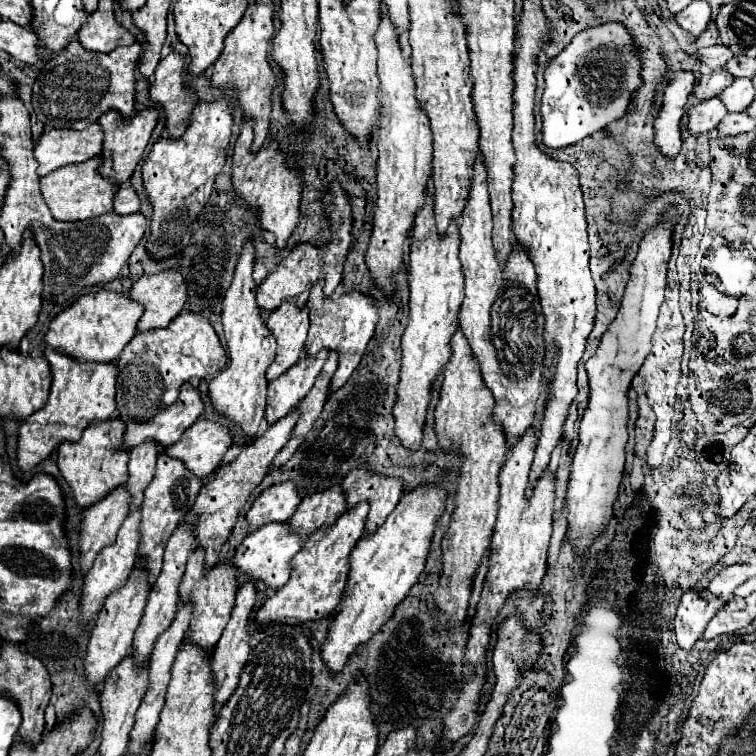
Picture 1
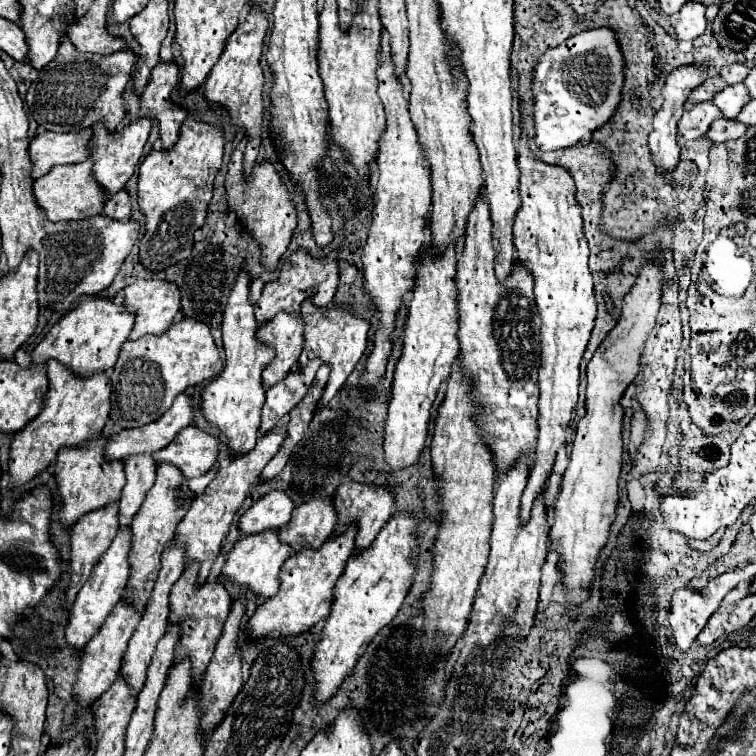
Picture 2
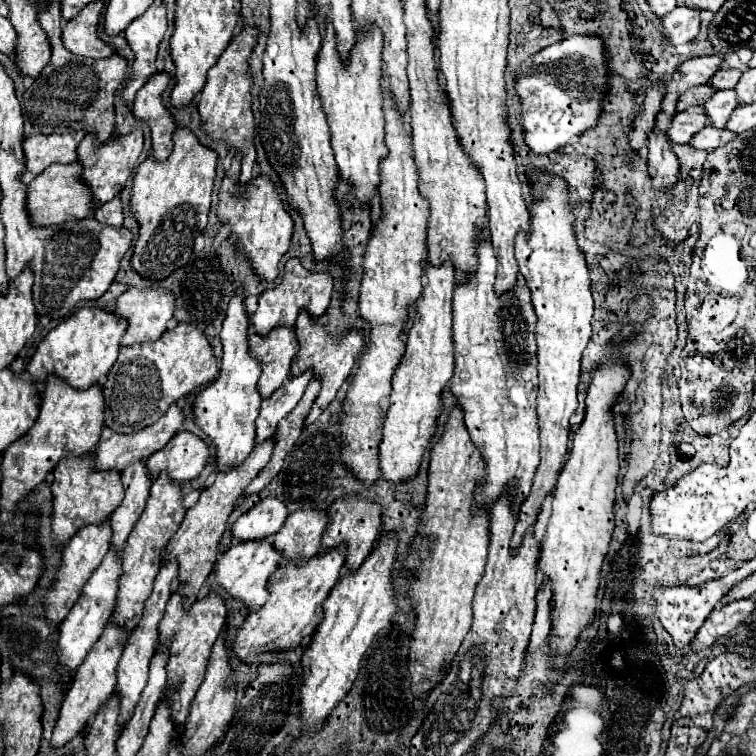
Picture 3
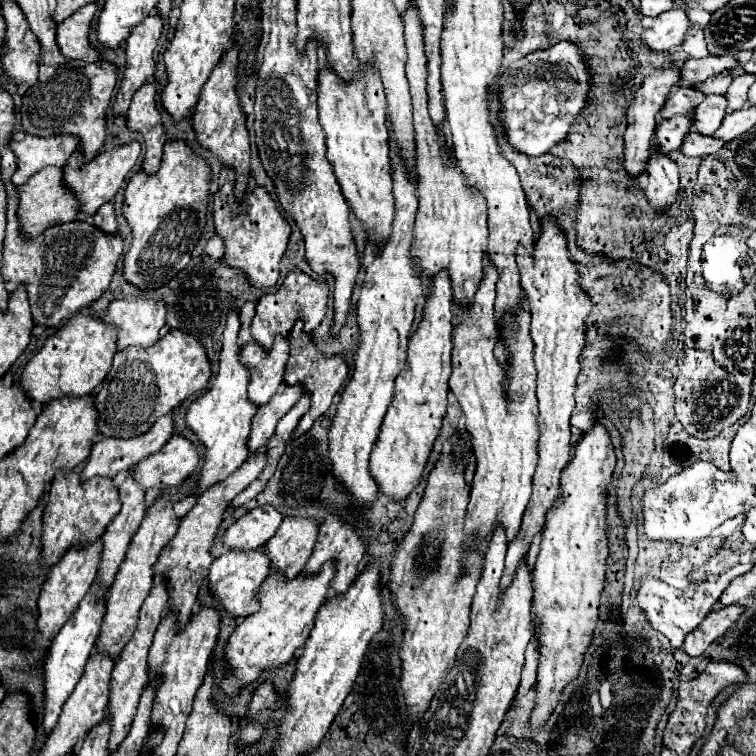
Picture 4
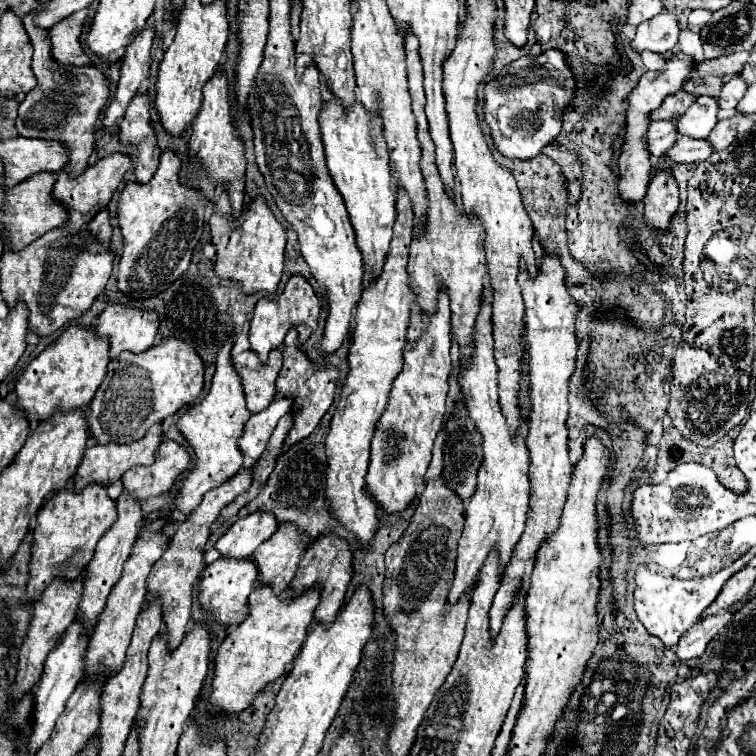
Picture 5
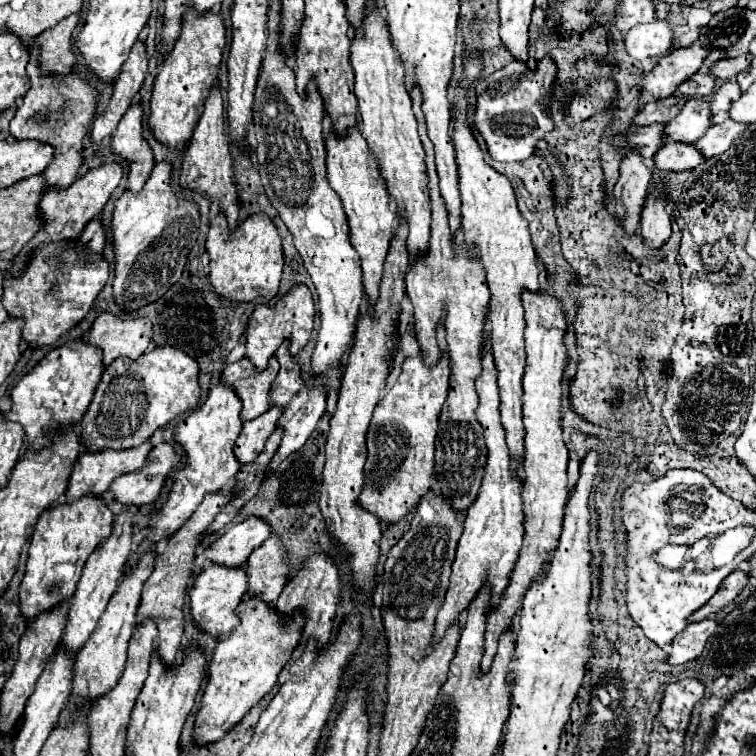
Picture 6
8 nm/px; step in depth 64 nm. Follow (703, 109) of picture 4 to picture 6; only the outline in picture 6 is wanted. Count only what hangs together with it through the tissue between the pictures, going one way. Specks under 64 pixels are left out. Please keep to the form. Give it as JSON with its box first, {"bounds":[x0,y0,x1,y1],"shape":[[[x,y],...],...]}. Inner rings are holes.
{"bounds":[666,98,710,144],"shape":[[[698,98],[686,100],[680,114],[666,124],[666,140],[692,144],[710,128],[710,104]]]}

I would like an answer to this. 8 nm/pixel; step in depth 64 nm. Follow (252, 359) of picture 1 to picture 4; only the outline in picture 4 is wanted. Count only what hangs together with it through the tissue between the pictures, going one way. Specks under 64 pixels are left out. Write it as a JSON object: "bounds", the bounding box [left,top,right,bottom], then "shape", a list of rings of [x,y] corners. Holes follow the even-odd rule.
{"bounds":[186,312,258,496],"shape":[[[230,312],[226,330],[222,336],[222,350],[220,350],[220,362],[218,362],[218,374],[212,384],[212,388],[202,394],[198,400],[194,400],[186,412],[186,426],[196,434],[196,438],[204,446],[204,466],[198,470],[196,484],[192,486],[190,494],[198,496],[216,482],[222,482],[228,478],[242,462],[248,458],[248,434],[250,434],[250,420],[256,414],[258,406],[254,406],[248,400],[246,388],[250,382],[250,374],[240,364],[240,346],[238,346],[238,332],[240,332],[240,318],[236,312]]]}

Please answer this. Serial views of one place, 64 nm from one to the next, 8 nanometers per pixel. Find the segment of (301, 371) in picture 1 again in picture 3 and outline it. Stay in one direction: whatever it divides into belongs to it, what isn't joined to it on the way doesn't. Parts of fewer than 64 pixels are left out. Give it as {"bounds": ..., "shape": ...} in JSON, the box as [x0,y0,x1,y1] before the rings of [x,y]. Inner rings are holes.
{"bounds":[256,372,312,444],"shape":[[[304,372],[298,378],[288,378],[288,384],[284,384],[280,390],[276,390],[270,398],[262,402],[256,420],[256,444],[274,436],[278,422],[298,404],[310,380],[312,380],[310,372]]]}

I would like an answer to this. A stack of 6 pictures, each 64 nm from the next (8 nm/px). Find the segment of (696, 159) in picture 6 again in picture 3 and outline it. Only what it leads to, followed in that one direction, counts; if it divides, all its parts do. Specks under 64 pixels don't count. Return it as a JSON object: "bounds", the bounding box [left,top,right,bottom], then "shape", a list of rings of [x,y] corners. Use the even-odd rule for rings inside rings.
{"bounds":[690,128,736,152],"shape":[[[702,128],[702,132],[694,134],[694,138],[690,140],[690,146],[692,146],[694,150],[712,152],[712,150],[724,146],[726,142],[734,140],[734,138],[736,138],[736,134],[728,132],[726,128],[720,128],[720,130],[718,130],[718,128]]]}

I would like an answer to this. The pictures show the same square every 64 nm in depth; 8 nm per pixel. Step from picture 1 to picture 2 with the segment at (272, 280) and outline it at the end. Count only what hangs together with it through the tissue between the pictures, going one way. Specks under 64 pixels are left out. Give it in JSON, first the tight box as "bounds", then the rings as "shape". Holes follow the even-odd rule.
{"bounds":[256,250,338,324],"shape":[[[296,250],[286,258],[280,270],[280,278],[272,284],[266,284],[262,290],[262,296],[258,300],[256,310],[256,322],[266,324],[270,322],[280,310],[288,312],[290,316],[298,316],[300,304],[304,300],[310,300],[318,308],[326,308],[336,292],[338,286],[338,264],[336,264],[336,252],[332,252],[328,258],[316,262],[312,256],[308,256],[304,250]]]}

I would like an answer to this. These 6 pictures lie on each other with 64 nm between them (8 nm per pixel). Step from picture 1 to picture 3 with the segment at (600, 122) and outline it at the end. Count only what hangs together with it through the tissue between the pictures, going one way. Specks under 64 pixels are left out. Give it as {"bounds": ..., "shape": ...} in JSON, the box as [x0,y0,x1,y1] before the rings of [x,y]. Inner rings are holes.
{"bounds":[514,36,606,152],"shape":[[[566,36],[518,66],[514,72],[514,88],[520,98],[518,124],[530,152],[554,152],[598,122],[606,74],[606,48],[598,36]]]}

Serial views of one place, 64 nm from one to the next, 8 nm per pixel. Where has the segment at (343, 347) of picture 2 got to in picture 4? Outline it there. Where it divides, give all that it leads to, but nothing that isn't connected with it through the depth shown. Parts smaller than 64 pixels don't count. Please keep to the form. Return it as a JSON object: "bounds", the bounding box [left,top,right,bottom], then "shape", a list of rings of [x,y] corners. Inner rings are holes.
{"bounds":[284,322,348,438],"shape":[[[302,322],[294,324],[294,328],[288,334],[288,340],[290,340],[290,358],[288,358],[288,364],[286,364],[284,384],[286,386],[300,384],[304,388],[304,392],[310,392],[310,396],[312,396],[310,410],[300,418],[298,428],[294,430],[292,438],[298,438],[304,432],[308,432],[312,428],[312,424],[316,422],[316,418],[320,418],[330,408],[334,394],[338,392],[338,388],[342,386],[342,382],[344,382],[344,378],[348,374],[348,366],[346,366],[346,362],[344,362],[342,356],[336,356],[336,358],[324,358],[324,356],[320,356],[316,344],[312,344],[312,340],[310,340],[310,334],[306,334],[302,330]]]}

